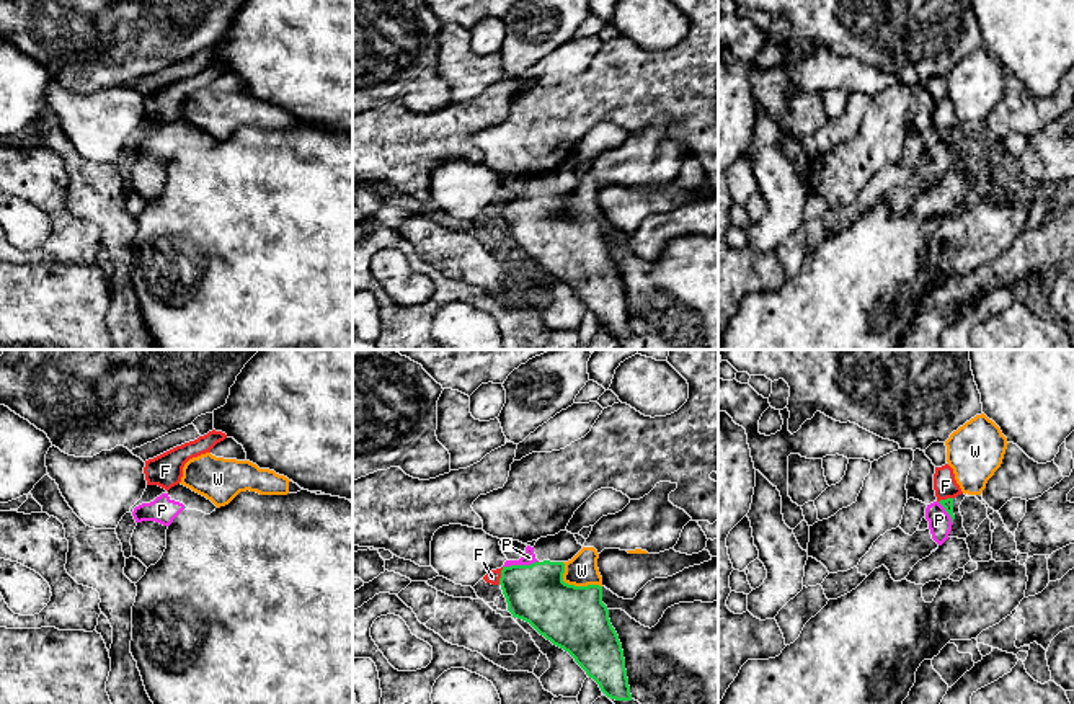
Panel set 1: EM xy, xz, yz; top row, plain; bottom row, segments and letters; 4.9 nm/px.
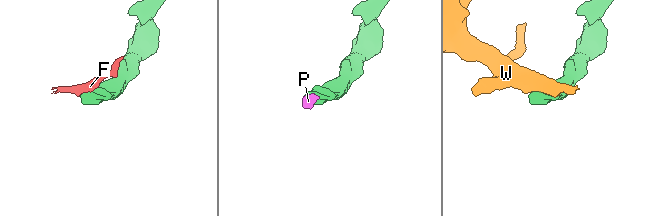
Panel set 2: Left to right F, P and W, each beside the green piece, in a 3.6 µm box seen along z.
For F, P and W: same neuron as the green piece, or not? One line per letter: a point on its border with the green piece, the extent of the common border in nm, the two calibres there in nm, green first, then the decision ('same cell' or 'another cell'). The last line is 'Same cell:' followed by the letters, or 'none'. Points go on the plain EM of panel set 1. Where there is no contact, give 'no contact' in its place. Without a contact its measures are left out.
F: meets green in xz at (501, 209); contact 90 nm long; 300 nm thick on the green side, 70 nm on the other; another cell
P: meets green in xz at (519, 200); contact 180 nm long; 300 nm thick on the green side, 60 nm on the other; same cell
W: meets green in xz at (573, 219); contact 240 nm long; 320 nm thick on the green side, 160 nm on the other; another cell
Same cell: P

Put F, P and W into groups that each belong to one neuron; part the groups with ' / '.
F / P / W

